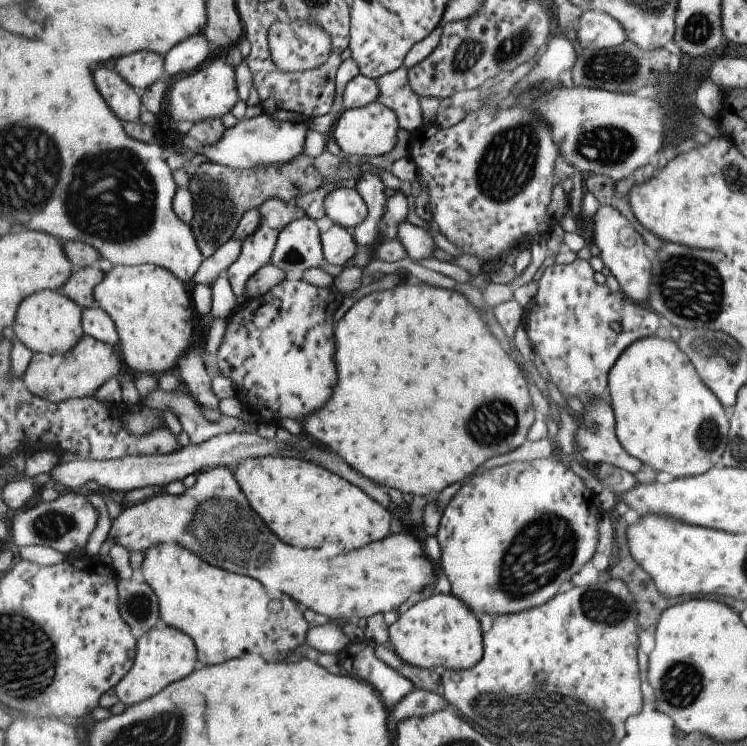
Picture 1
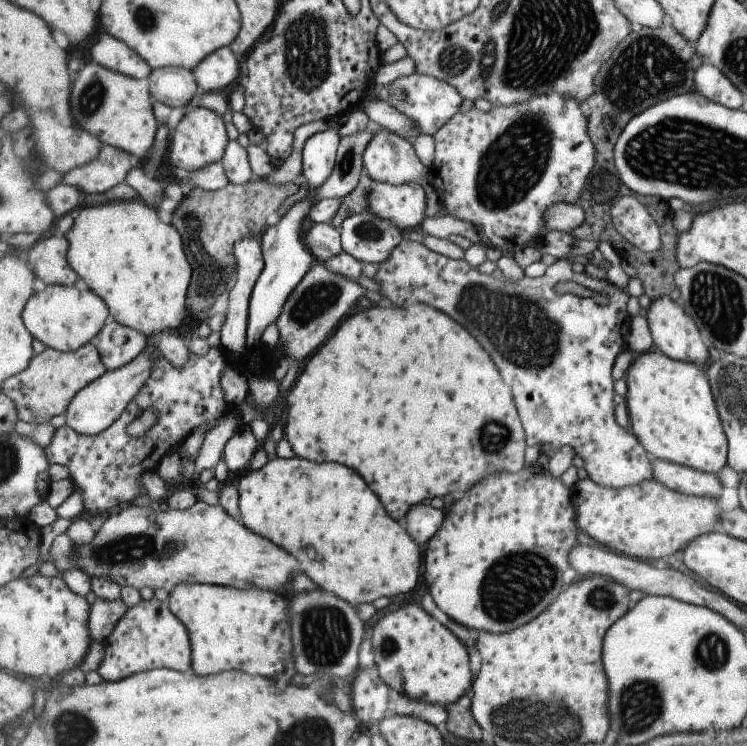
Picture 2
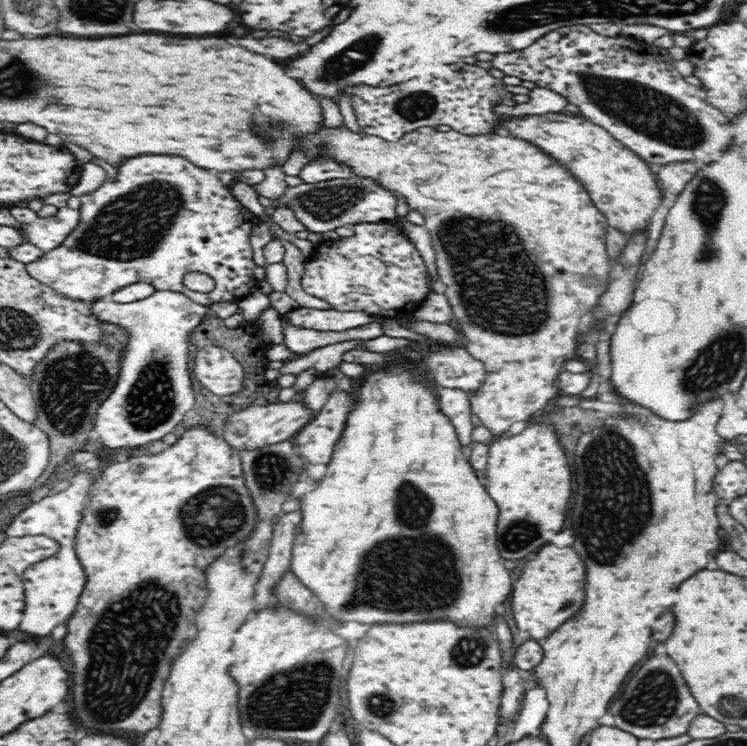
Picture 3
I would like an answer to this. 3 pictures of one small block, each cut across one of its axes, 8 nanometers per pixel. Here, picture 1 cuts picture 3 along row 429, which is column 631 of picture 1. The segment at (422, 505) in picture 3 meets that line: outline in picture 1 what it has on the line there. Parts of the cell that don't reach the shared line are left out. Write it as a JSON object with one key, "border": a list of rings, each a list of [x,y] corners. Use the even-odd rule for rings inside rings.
{"border":[[[651,336],[633,342],[613,366],[607,393],[615,413],[617,438],[629,454],[655,471],[667,472],[675,479],[692,477],[707,473],[723,458],[721,452],[728,446],[725,410],[673,340]]]}

